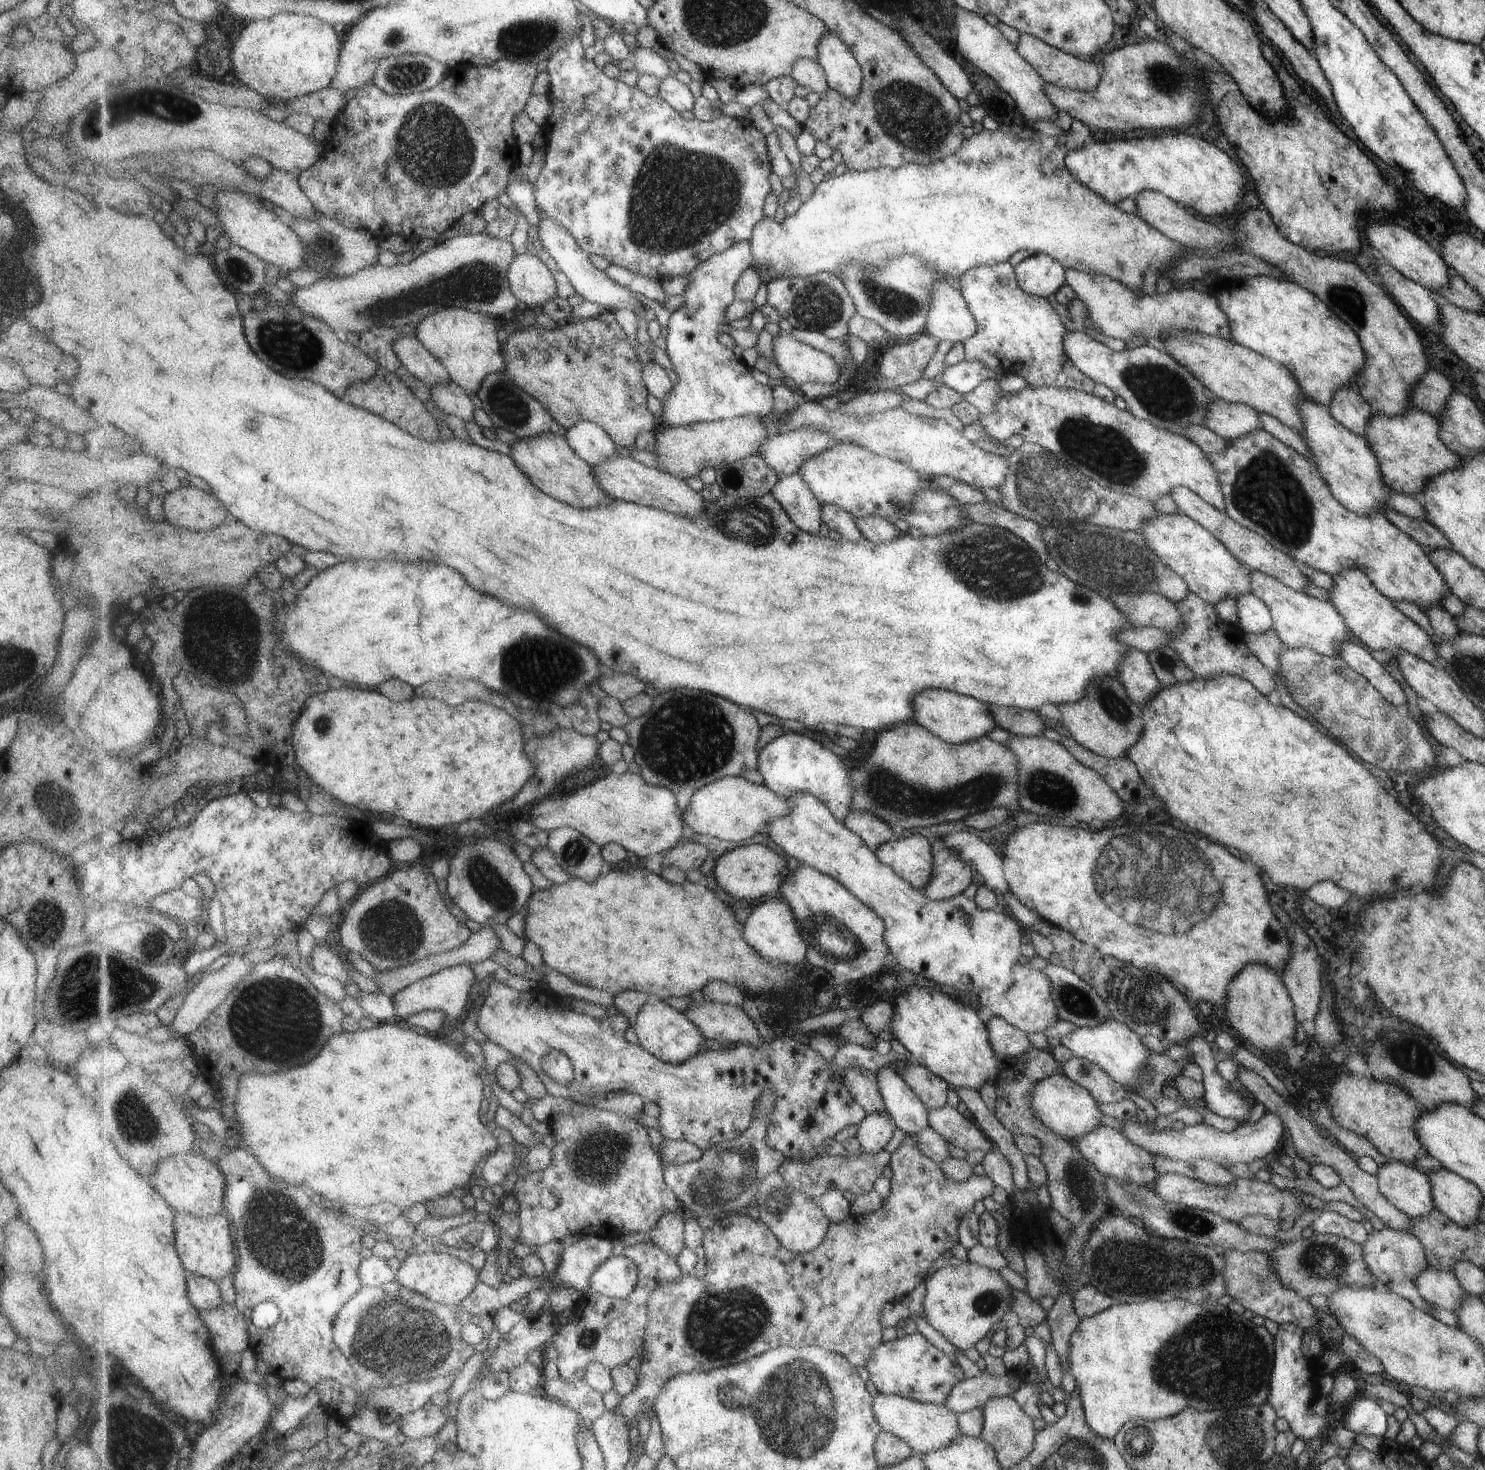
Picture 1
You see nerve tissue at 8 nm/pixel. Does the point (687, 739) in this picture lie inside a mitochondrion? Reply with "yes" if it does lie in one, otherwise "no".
yes

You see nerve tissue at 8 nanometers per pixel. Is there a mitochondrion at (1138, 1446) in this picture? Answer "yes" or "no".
yes

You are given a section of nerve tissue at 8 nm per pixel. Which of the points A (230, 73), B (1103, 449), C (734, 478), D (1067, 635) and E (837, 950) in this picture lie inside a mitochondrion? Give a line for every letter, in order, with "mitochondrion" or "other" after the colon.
A: other
B: mitochondrion
C: mitochondrion
D: other
E: mitochondrion

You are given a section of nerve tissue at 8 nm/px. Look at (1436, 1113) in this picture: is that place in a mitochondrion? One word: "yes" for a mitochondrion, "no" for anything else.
no

